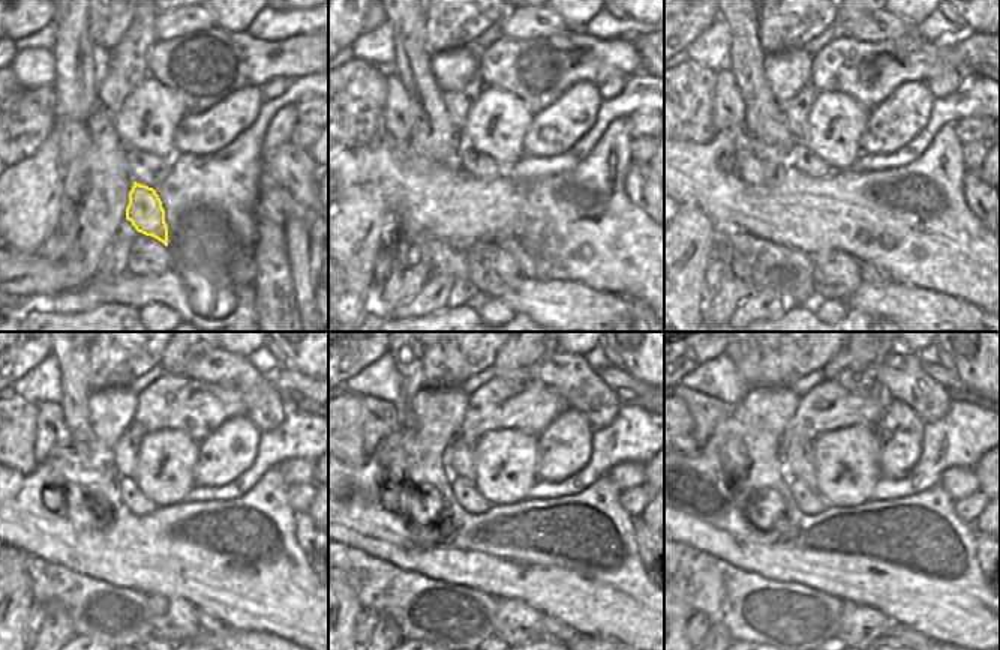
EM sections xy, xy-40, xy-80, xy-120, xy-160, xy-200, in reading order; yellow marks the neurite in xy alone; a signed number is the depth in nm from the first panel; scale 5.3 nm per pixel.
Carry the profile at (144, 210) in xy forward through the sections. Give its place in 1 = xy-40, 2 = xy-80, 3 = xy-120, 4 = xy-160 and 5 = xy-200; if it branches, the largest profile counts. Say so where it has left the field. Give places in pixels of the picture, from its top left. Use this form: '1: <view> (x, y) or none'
1: xy-40 (528, 269)
2: xy-80 (868, 275)
3: xy-120 (209, 625)
4: xy-160 (552, 629)
5: xy-200 (906, 637)

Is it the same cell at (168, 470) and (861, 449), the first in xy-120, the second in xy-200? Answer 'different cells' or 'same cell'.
same cell

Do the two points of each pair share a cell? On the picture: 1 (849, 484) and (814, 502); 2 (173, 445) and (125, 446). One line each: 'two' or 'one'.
1: two
2: two

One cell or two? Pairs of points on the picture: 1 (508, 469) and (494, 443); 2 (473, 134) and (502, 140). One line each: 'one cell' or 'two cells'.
1: one cell
2: one cell

